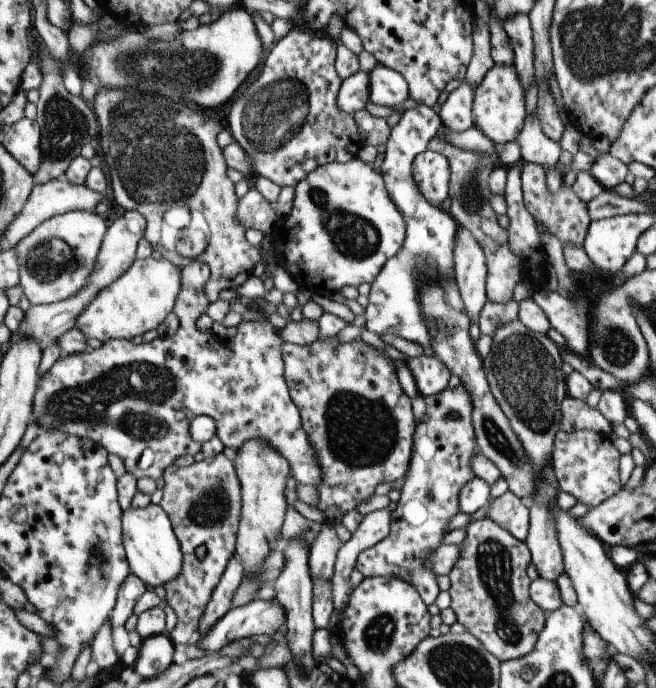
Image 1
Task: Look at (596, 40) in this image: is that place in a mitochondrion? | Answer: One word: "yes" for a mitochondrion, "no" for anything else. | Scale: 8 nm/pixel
yes

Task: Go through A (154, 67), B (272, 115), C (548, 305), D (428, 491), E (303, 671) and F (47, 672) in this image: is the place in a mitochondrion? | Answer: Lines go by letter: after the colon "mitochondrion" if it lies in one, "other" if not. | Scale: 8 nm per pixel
A: mitochondrion
B: mitochondrion
C: other
D: mitochondrion
E: other
F: other

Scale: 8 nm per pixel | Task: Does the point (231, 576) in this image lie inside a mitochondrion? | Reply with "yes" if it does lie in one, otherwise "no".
no

